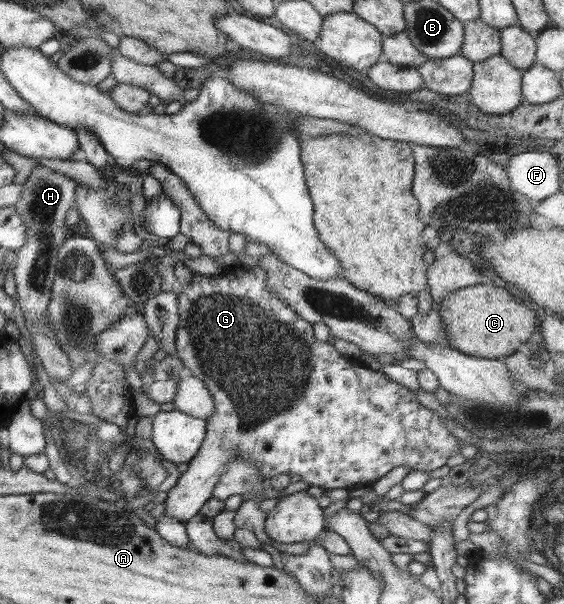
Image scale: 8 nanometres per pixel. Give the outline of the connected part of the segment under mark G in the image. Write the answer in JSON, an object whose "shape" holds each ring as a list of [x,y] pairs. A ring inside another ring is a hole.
{"shape":[[[258,266],[251,267],[249,274],[247,274],[247,269],[236,269],[235,274],[227,274],[227,276],[206,277],[193,272],[189,284],[182,285],[176,294],[178,321],[175,331],[176,352],[174,356],[182,362],[183,367],[189,370],[191,376],[198,378],[205,385],[211,395],[214,409],[205,420],[206,431],[199,450],[197,450],[193,458],[190,458],[185,472],[178,476],[174,485],[166,492],[163,515],[182,523],[186,523],[191,517],[197,515],[199,508],[212,497],[213,487],[222,477],[222,472],[225,472],[226,466],[230,463],[230,458],[234,458],[234,456],[242,458],[245,462],[252,462],[256,472],[263,479],[270,479],[277,474],[296,474],[300,476],[300,480],[307,482],[309,486],[319,486],[324,490],[331,490],[331,488],[349,490],[351,487],[365,484],[365,482],[373,484],[381,476],[385,476],[389,470],[393,470],[395,466],[407,466],[410,470],[430,472],[445,465],[447,458],[460,454],[461,441],[447,431],[445,424],[434,411],[425,409],[417,403],[415,391],[406,389],[404,386],[389,380],[386,373],[382,373],[380,370],[347,366],[347,364],[343,366],[339,353],[335,351],[334,347],[327,344],[327,342],[316,341],[313,337],[311,324],[299,318],[289,306],[276,297],[276,294],[269,292],[265,288],[265,273]]]}

